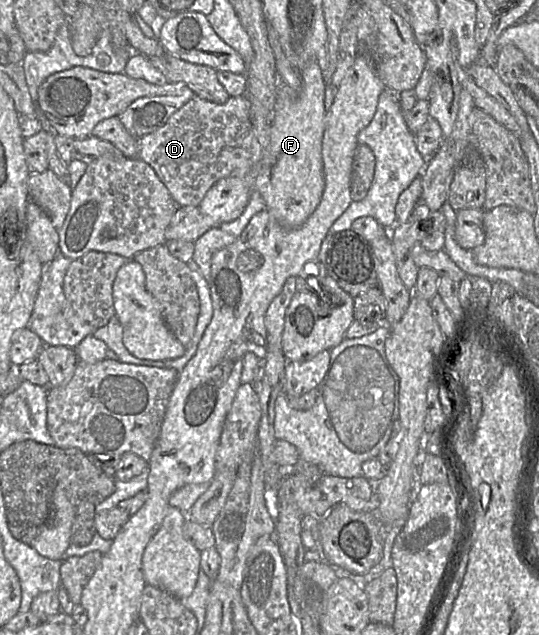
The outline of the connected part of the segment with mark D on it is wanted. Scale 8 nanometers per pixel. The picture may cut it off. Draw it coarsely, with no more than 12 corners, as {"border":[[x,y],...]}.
{"border":[[196,95],[138,139],[178,206],[264,149],[246,96]]}

